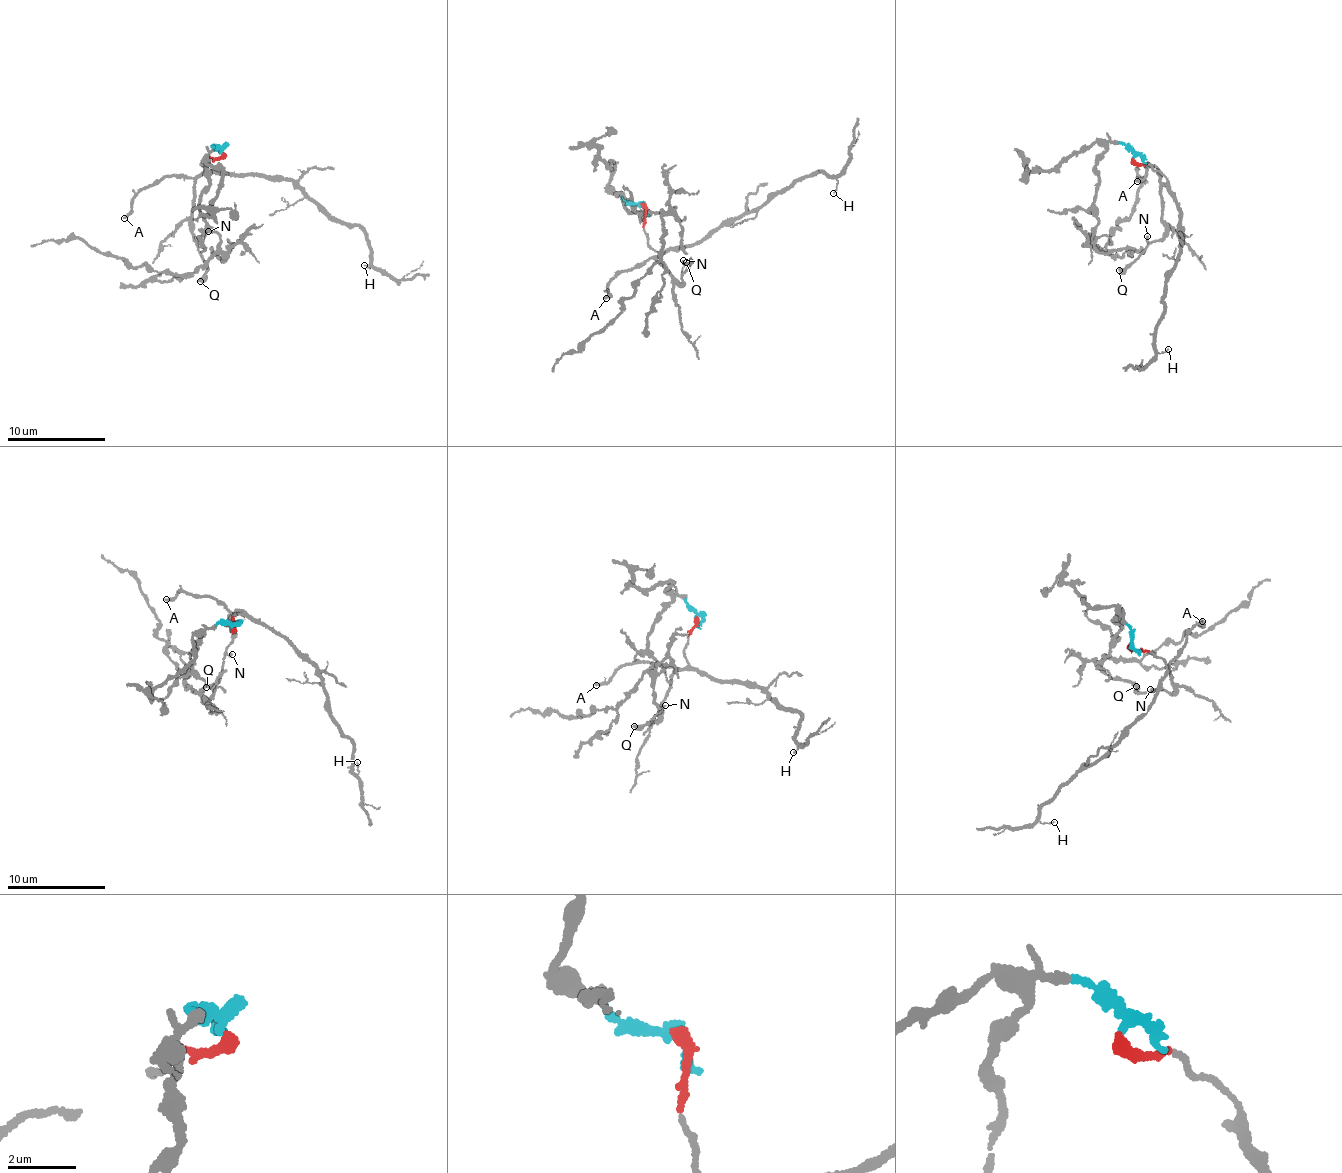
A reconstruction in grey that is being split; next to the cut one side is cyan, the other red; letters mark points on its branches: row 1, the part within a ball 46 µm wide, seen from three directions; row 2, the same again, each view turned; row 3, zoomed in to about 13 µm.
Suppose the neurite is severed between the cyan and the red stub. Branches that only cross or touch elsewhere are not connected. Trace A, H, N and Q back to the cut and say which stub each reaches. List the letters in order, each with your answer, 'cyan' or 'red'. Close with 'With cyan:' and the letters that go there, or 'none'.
A: red
H: red
N: red
Q: red
With cyan: none

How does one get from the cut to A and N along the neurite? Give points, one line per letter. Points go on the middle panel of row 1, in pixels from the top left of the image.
A: (642, 206), (643, 229), (659, 252), (657, 257), (615, 273), (610, 278), (606, 299)
N: (642, 206), (643, 229), (656, 250), (655, 258), (680, 284), (684, 261)

